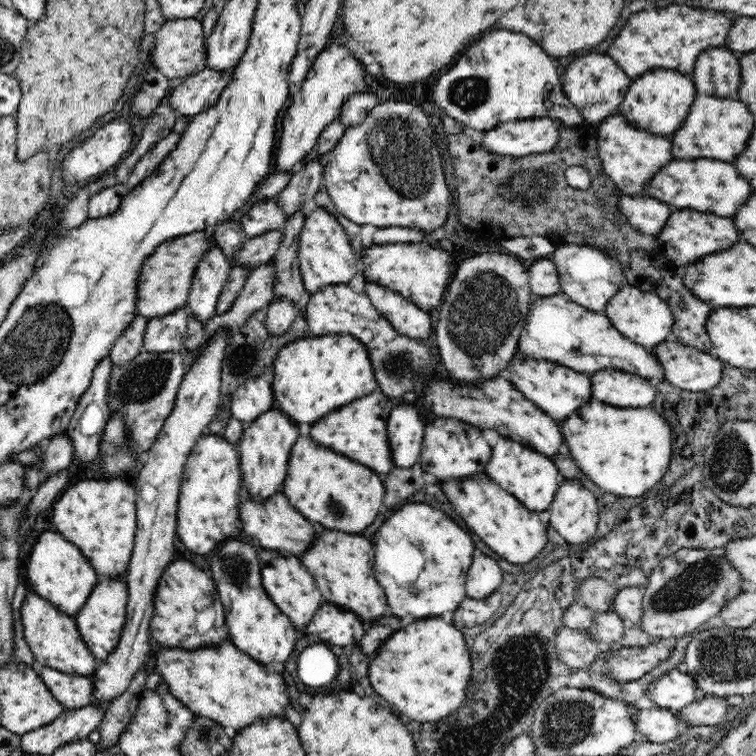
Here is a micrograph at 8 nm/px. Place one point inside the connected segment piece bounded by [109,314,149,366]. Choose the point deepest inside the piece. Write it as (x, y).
(129, 344)

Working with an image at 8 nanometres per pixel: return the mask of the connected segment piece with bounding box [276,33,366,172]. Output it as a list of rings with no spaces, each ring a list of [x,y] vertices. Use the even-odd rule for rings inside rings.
[[[331,33],[328,42],[313,60],[312,68],[308,71],[300,89],[292,91],[291,105],[282,120],[282,134],[276,152],[278,171],[290,171],[294,164],[304,162],[304,157],[316,146],[320,133],[333,120],[339,118],[342,105],[354,93],[364,91],[366,82],[364,65],[352,55],[346,45],[342,45],[340,36]]]

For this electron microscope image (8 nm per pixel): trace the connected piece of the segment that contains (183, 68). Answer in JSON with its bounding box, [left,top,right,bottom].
[151,17,207,82]

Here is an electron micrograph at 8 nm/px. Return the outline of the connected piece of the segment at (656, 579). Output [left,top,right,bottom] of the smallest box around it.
[640,548,742,641]

